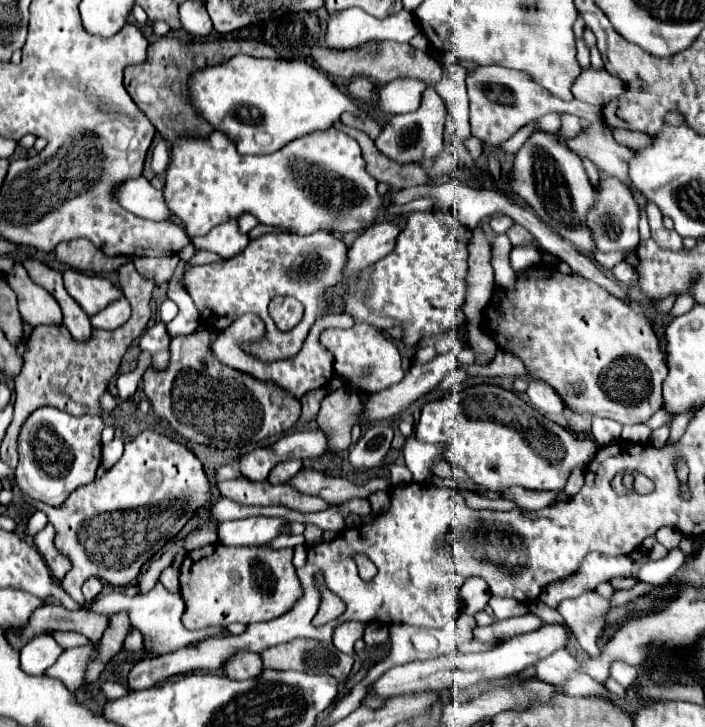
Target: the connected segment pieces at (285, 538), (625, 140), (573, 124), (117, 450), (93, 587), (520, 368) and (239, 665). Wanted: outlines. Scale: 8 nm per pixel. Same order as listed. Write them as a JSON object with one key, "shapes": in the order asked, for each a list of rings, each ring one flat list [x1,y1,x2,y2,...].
{"shapes":[[[279,535,272,541,267,544,274,549,282,549,282,548,295,548,297,545,301,545,301,543,305,543,305,539,303,539,303,535]],[[611,129,613,137,621,143,621,145,627,145,627,147,633,147,633,145,645,145,645,141,649,141,651,135,647,133,633,133,629,129]],[[563,115,563,135,565,137,575,137,581,131,579,117,575,115]],[[113,439,109,445,103,445,101,465,105,469,111,469,111,465,121,459,121,455,123,455,123,441,121,439]],[[89,577,85,583,83,583,83,595,85,595,85,601,93,601,103,589,103,583,99,577]],[[498,348,492,363,485,367,476,364,462,367,465,367,463,370,470,375,483,378,495,376,525,377,527,375,525,363,519,357,515,357,513,353,507,353,505,349,501,348]],[[241,651,225,663,223,673,235,681,247,681,249,677,259,677,259,673,263,673,263,669,265,667,261,665,261,657,257,653]]]}

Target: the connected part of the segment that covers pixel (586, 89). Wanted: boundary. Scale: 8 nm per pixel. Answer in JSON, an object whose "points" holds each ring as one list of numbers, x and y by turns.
{"points":[[585,69,571,85,571,93,575,99,593,103,593,105,607,105,625,93,625,81,613,77,605,69]]}

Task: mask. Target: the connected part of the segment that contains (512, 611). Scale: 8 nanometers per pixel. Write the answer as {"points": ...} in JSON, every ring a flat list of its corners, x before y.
{"points":[[491,597,489,601,491,609,495,611,495,617,497,619,507,619,507,617,513,617,513,615,525,615,529,609,527,605,521,605,519,601,513,601,513,599,503,599,503,597]]}

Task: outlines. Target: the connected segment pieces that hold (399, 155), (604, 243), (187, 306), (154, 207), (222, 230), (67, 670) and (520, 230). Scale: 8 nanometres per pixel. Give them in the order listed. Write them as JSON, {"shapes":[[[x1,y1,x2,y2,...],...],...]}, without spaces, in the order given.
{"shapes":[[[427,87,419,109,415,113,403,113,393,117,385,125,383,133,375,139,375,145,381,153,385,153,387,157,399,163,421,163,421,161,433,159,443,151,443,129,447,121,449,121,449,111,443,97,437,95,435,89]],[[601,173,595,205,587,213,587,225,593,233,597,251,617,251,617,249,637,247,637,243,639,243,637,223,639,223,639,207,635,205,635,199,633,199,629,187,625,187,621,181,611,179]],[[185,261,179,263,173,279,168,282,167,295,169,295,171,301,177,303,179,308,177,316,167,325,167,331,169,331,171,337,187,335,187,333,195,331,201,322,199,312,190,296,185,291,179,291,179,287,177,287,179,277,183,275,183,267,185,267]],[[145,177,129,179,117,191,117,201,131,213,151,219,151,221,169,221,175,219,169,205,165,205,163,191,157,191]],[[235,219,227,221,223,225,217,225,217,229,211,229,203,237,193,237,193,245,197,249,213,251,223,259,231,259,231,257,239,255,245,249,247,241,249,241,249,237,239,233]],[[89,641,89,645,73,647,61,653,61,657,51,665,45,675,57,677,71,691,83,691,87,687,87,669,91,661,99,659,99,641]],[[517,223,507,231,507,235,509,235,513,247,523,245,523,243,535,243,535,245,539,245,539,241,537,241,525,227,521,227,521,225,517,225]]]}

